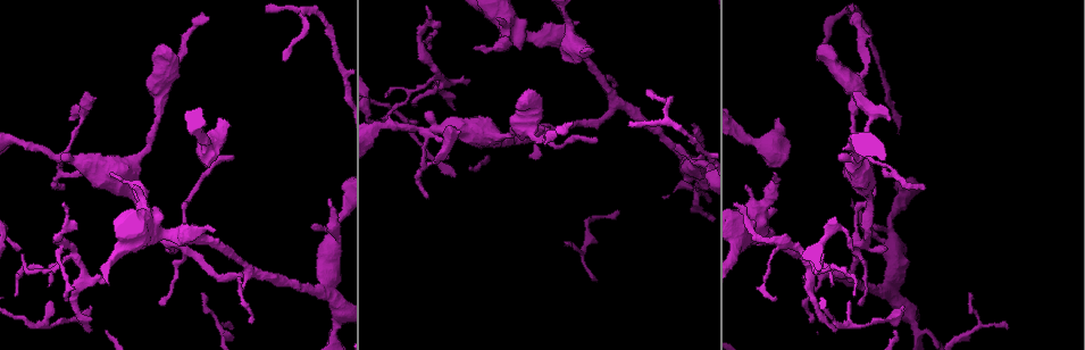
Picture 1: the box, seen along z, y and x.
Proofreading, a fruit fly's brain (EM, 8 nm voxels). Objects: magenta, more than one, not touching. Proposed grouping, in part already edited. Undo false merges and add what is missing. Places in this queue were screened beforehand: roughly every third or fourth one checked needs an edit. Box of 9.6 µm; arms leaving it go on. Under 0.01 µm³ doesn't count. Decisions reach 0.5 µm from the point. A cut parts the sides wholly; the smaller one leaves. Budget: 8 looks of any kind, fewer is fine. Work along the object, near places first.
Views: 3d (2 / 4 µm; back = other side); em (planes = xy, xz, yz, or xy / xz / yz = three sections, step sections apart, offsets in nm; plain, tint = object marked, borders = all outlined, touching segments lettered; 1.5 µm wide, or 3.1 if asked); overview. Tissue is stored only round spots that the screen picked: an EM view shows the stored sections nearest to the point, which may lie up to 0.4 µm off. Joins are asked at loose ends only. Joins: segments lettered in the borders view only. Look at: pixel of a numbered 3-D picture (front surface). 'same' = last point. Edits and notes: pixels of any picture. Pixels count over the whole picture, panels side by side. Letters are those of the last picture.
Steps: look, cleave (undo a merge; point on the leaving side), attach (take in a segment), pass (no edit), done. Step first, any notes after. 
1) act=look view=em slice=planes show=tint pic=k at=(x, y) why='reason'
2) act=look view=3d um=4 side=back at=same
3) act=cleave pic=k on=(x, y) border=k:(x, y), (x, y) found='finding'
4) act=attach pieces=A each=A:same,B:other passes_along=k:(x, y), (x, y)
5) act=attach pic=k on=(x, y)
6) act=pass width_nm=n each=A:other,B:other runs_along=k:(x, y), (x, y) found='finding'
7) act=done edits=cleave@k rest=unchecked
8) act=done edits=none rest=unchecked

act=look view=em slice=planes show=borders pic=1 at=(696, 190)

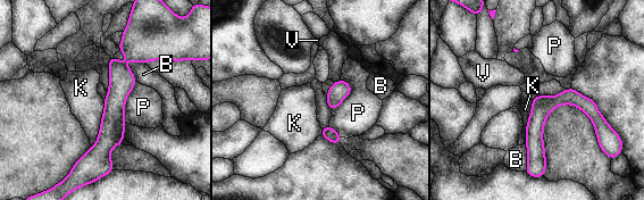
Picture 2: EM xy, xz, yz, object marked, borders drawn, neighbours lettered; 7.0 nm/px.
act=pass width_nm=140 longest_contact=K:360nm each=B:other,K:other,P:other,V:other found='continuous, no second neuron'

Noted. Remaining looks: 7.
act=look view=3d um=4 pic=1 at=(135, 186) why='free end'

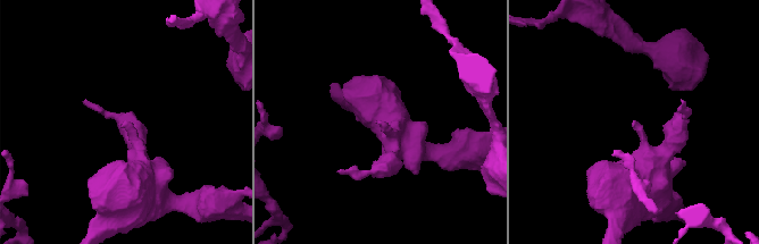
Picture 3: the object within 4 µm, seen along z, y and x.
act=look view=em slice=planes show=borders pic=3 at=(376, 122) why='now the EM'

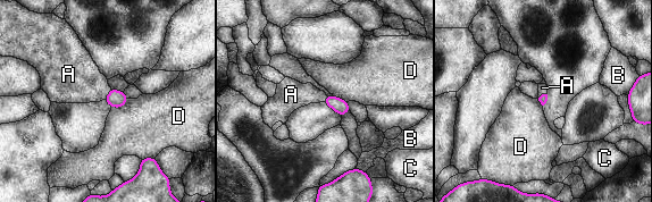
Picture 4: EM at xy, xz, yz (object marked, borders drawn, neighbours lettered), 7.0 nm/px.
act=attach pieces=A each=A:same,B:other,C:other,D:other passes_along=4:(116, 99), (109, 93), (77, 80) found='the neuron continues'

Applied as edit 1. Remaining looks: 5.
act=look view=overview why='redraw'

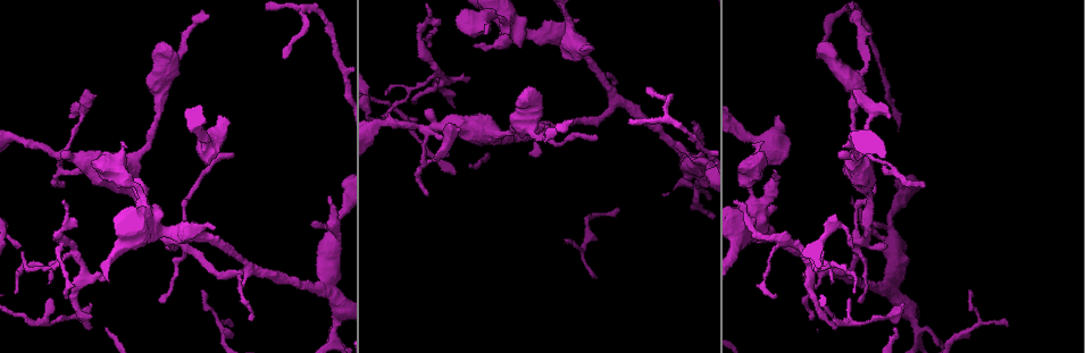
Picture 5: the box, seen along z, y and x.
act=look view=3d um=2 pic=5 at=(774, 118) why='an open end'

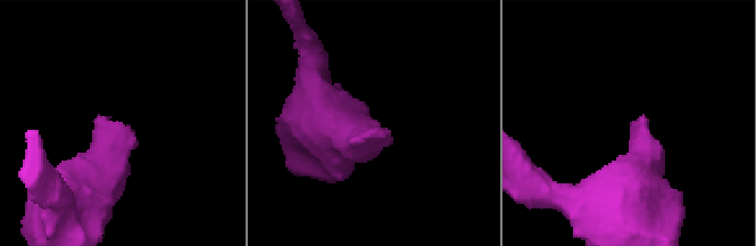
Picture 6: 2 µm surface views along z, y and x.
act=look view=em slice=planes show=borders pic=6 at=(632, 132)

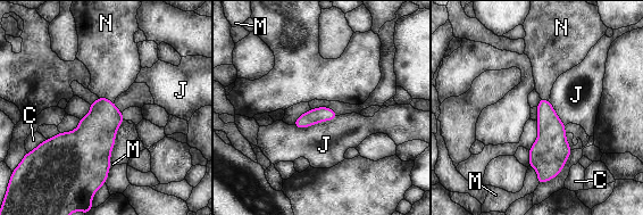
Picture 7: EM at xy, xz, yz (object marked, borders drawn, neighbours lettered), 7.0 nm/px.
act=attach pieces=N each=C:other,J:other,M:other,N:same found='it goes on there'

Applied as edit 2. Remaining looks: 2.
act=done edits=attach@4,attach@7 rest=unchecked

